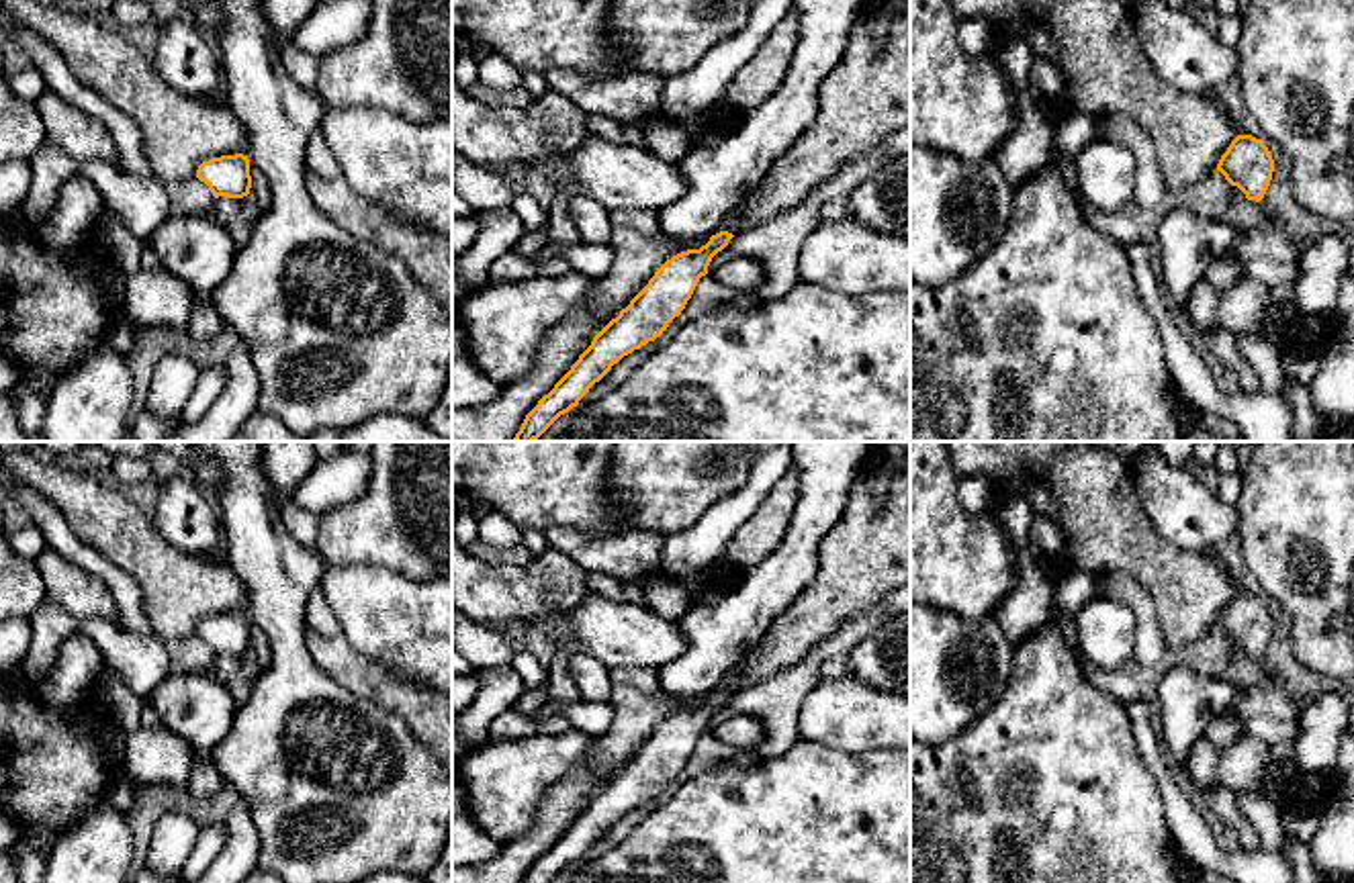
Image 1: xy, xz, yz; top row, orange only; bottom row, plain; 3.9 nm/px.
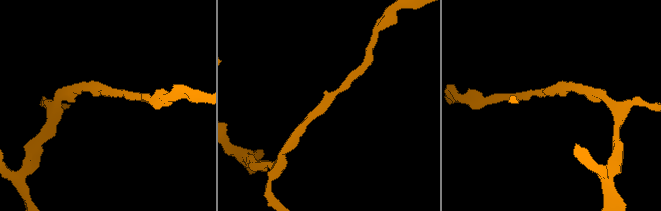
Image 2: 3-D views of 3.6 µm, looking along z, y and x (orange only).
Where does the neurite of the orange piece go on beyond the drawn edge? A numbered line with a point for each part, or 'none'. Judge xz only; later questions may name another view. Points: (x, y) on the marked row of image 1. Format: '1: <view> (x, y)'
none

